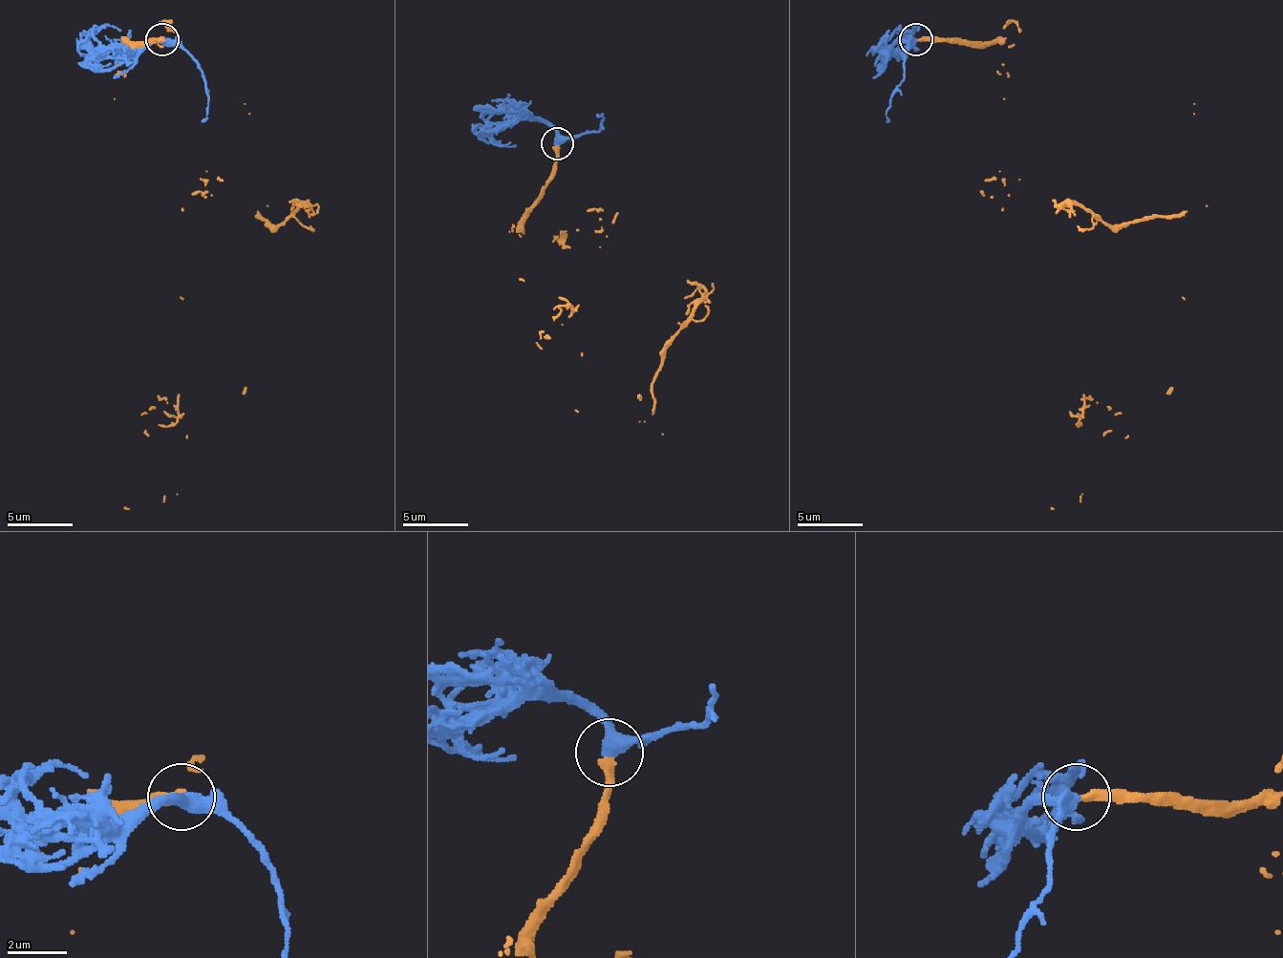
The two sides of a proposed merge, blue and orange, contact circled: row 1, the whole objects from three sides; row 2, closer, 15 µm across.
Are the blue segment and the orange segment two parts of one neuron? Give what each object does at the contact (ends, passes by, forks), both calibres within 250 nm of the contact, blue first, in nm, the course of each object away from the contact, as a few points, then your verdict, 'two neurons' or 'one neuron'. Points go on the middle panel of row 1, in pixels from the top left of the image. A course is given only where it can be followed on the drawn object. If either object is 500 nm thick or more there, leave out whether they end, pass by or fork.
blue passes by | orange ends | 400/300 nm | blue via (556, 142), (553, 129), (536, 119), (503, 119), (483, 136), (503, 145), (517, 145) | orange via (556, 145), (556, 175), (536, 204), (602, 228), (697, 287), (701, 304), (652, 399), (576, 409), (523, 277) | one neuron

